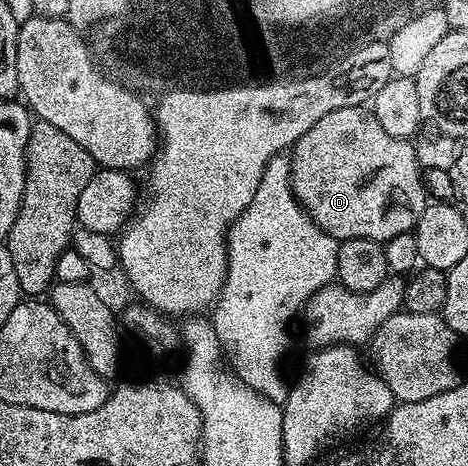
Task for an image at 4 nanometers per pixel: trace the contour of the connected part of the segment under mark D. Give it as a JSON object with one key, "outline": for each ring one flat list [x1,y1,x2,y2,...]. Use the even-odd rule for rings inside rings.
{"outline":[[342,107,341,109,333,109,333,113,325,113,325,117,321,117,321,121,317,121,317,125,313,125,313,129,309,129,309,133,305,133,295,142,289,158,291,160,291,181,289,186,291,192,295,195,295,200,307,211,308,217,322,231,329,233,334,239,340,241,344,239,368,239,369,241,377,241,384,244,393,237,398,237,400,233,414,231,421,213,425,213,427,208,429,192,423,182,423,172,415,152,415,143,409,139,389,137,389,133,385,133,385,129,381,129,381,125,375,120,374,114,363,107]]}

